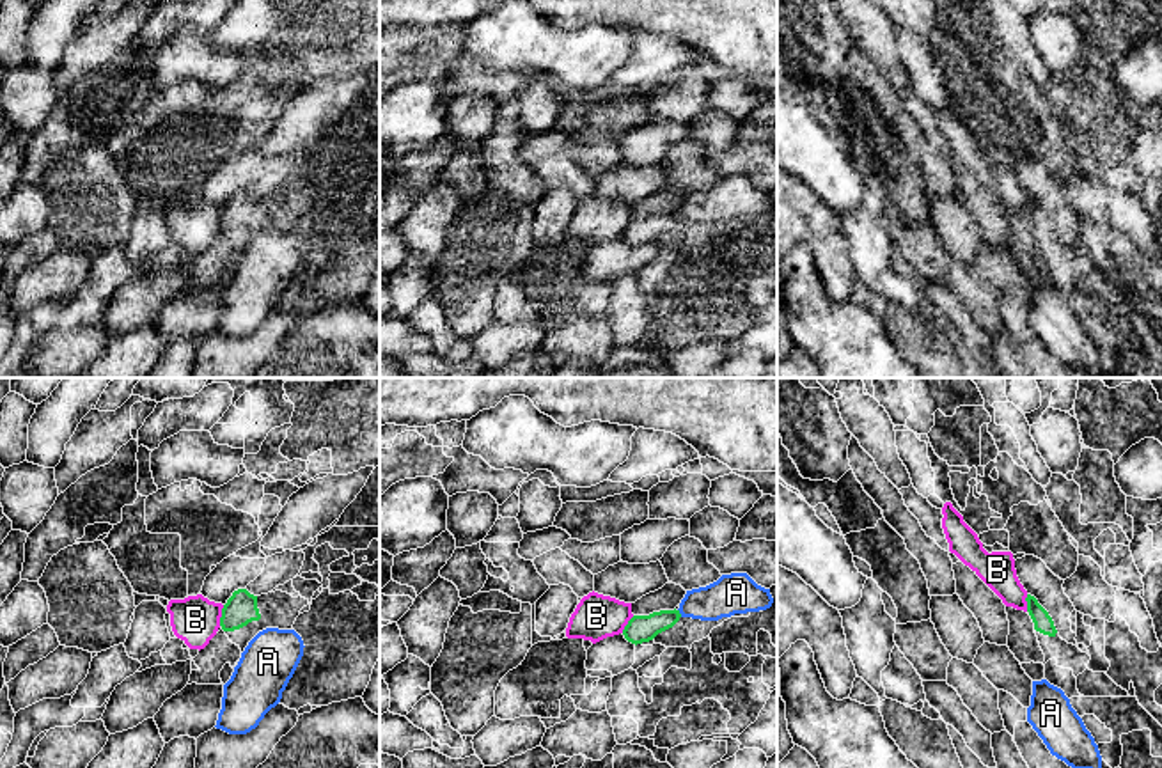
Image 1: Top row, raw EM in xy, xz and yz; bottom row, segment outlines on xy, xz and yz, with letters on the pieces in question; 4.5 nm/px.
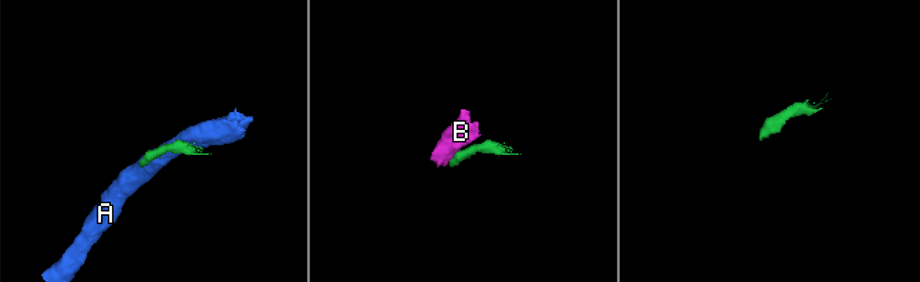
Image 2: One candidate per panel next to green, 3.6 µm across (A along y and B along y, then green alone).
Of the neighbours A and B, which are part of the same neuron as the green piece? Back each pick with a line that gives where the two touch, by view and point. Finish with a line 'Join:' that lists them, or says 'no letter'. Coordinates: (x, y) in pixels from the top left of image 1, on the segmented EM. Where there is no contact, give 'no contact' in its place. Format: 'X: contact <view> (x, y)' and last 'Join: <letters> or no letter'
Join: no letter

